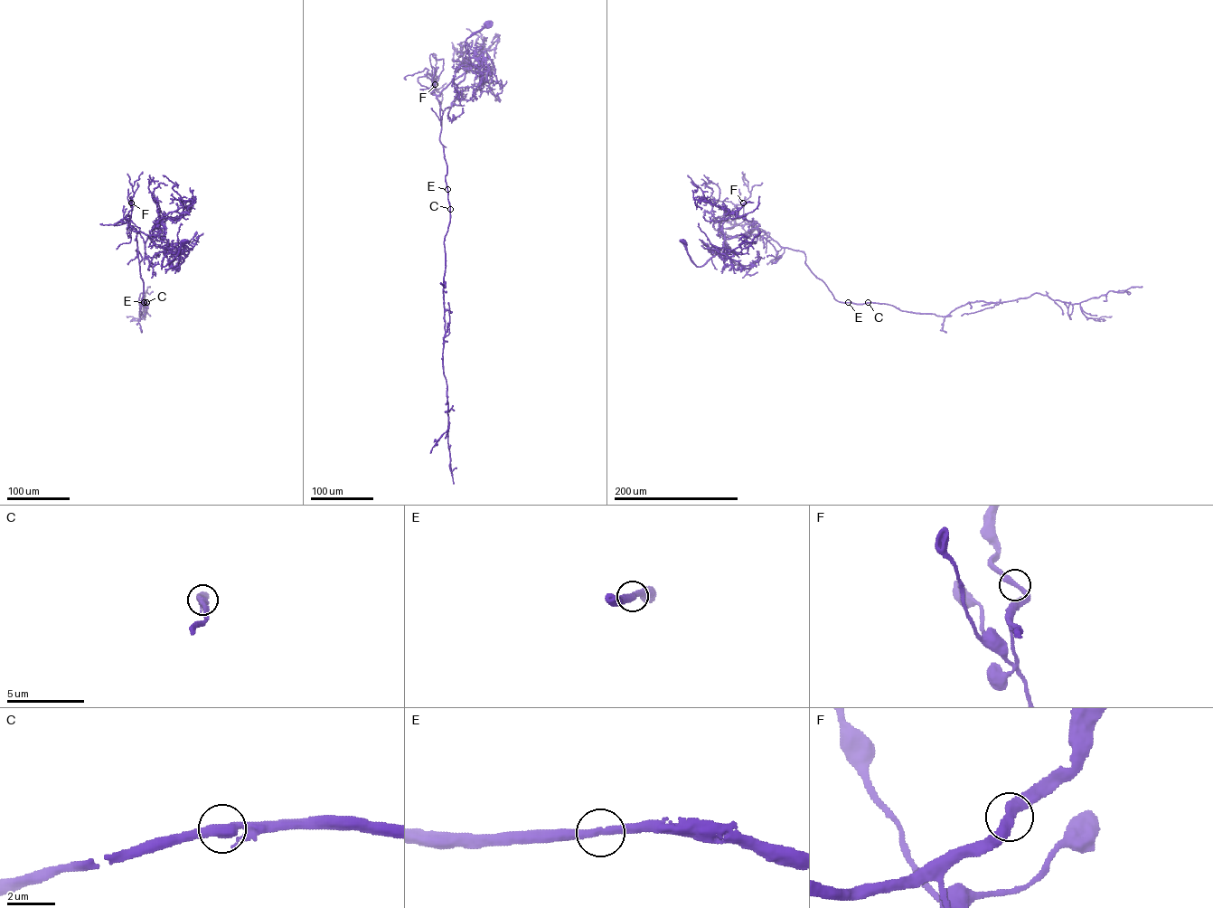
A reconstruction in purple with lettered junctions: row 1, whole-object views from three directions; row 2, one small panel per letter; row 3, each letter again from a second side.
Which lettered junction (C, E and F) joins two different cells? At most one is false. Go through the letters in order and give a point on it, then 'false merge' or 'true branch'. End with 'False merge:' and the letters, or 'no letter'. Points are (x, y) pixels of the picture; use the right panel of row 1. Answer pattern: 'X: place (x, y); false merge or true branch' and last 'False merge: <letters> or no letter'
C: place (868, 302); true branch
E: place (848, 302); true branch
F: place (743, 203); true branch
False merge: no letter

